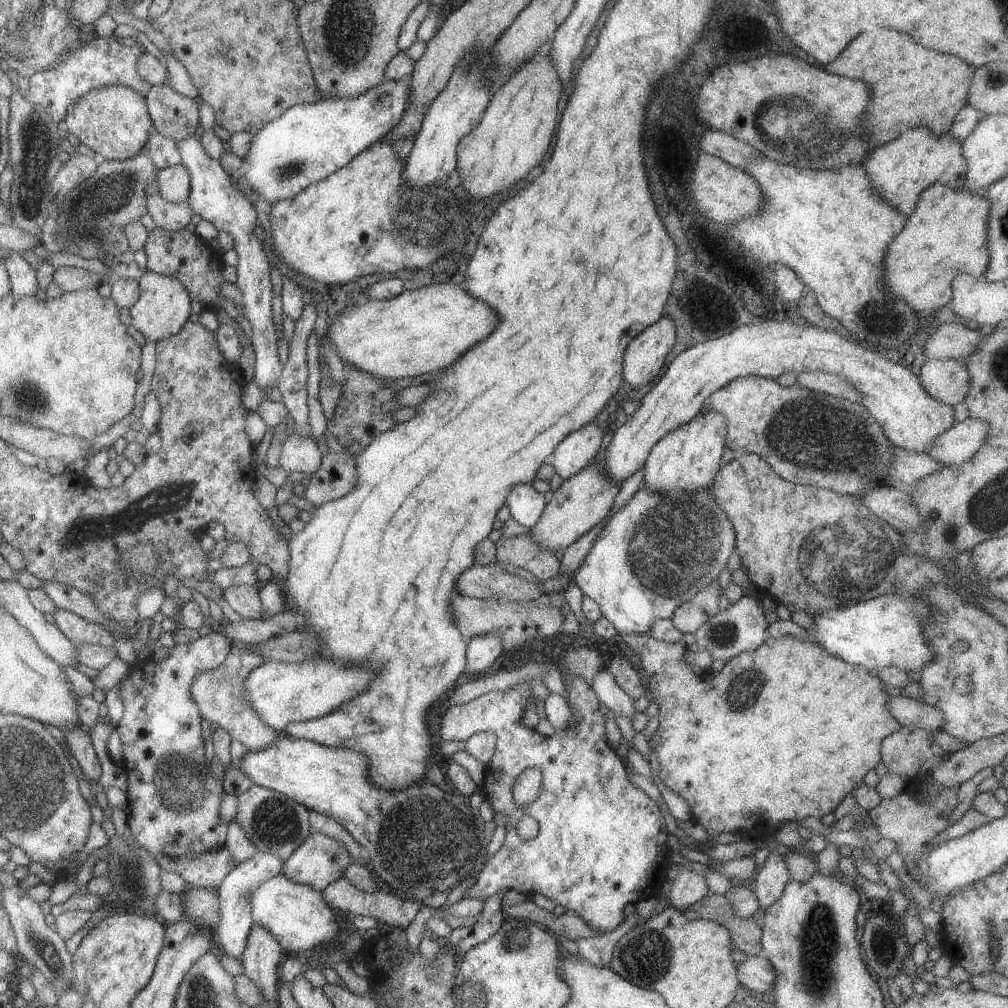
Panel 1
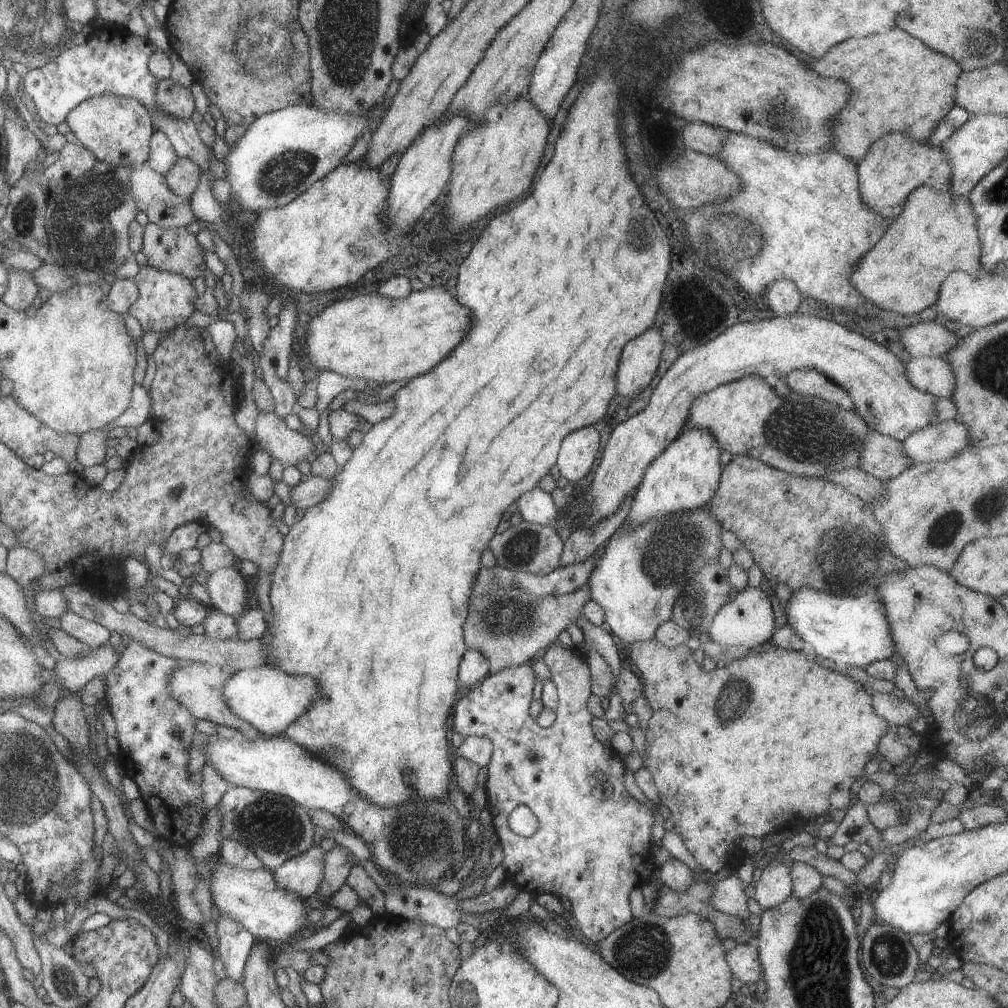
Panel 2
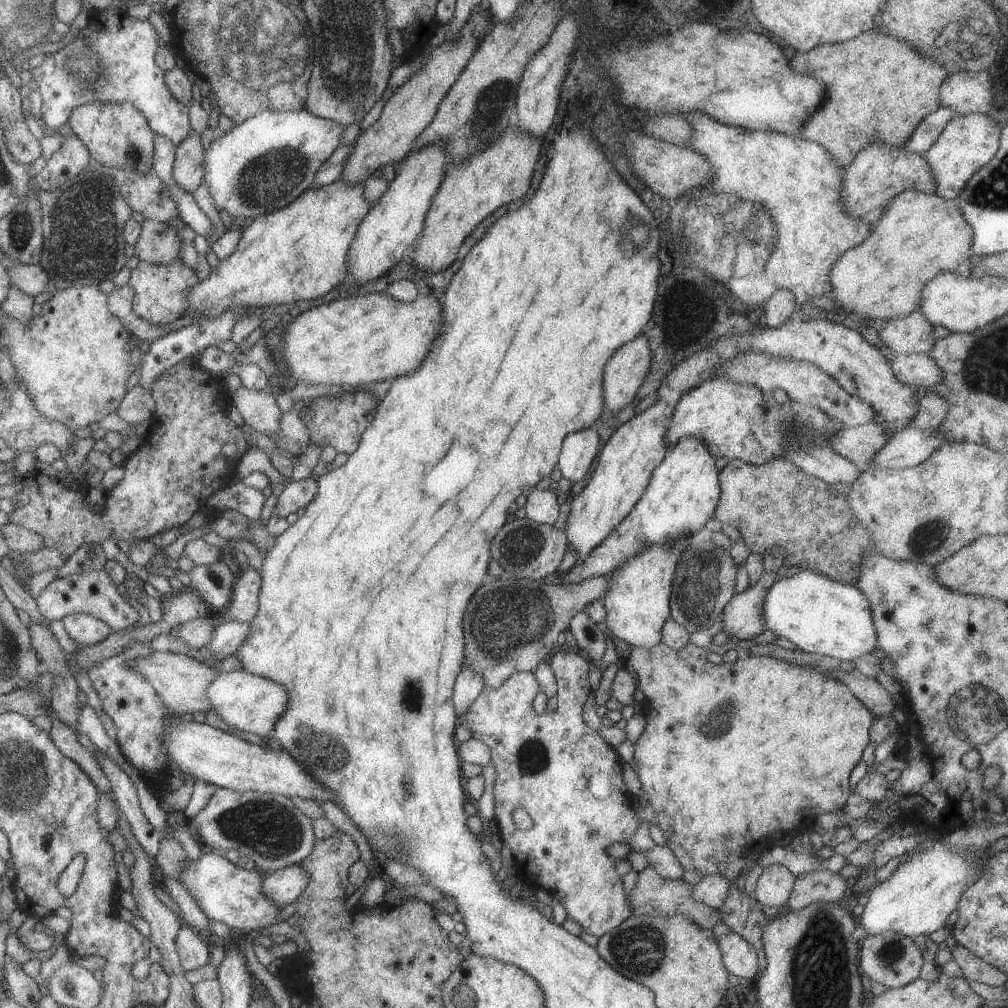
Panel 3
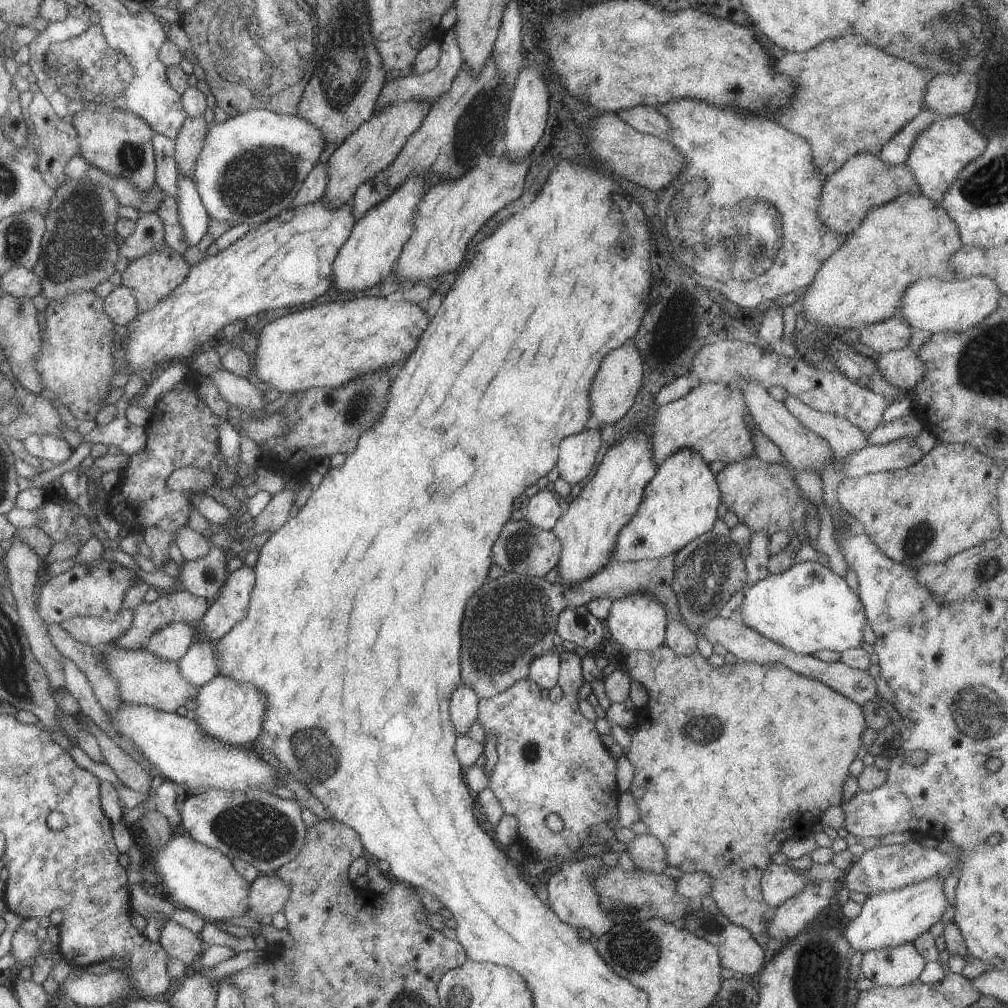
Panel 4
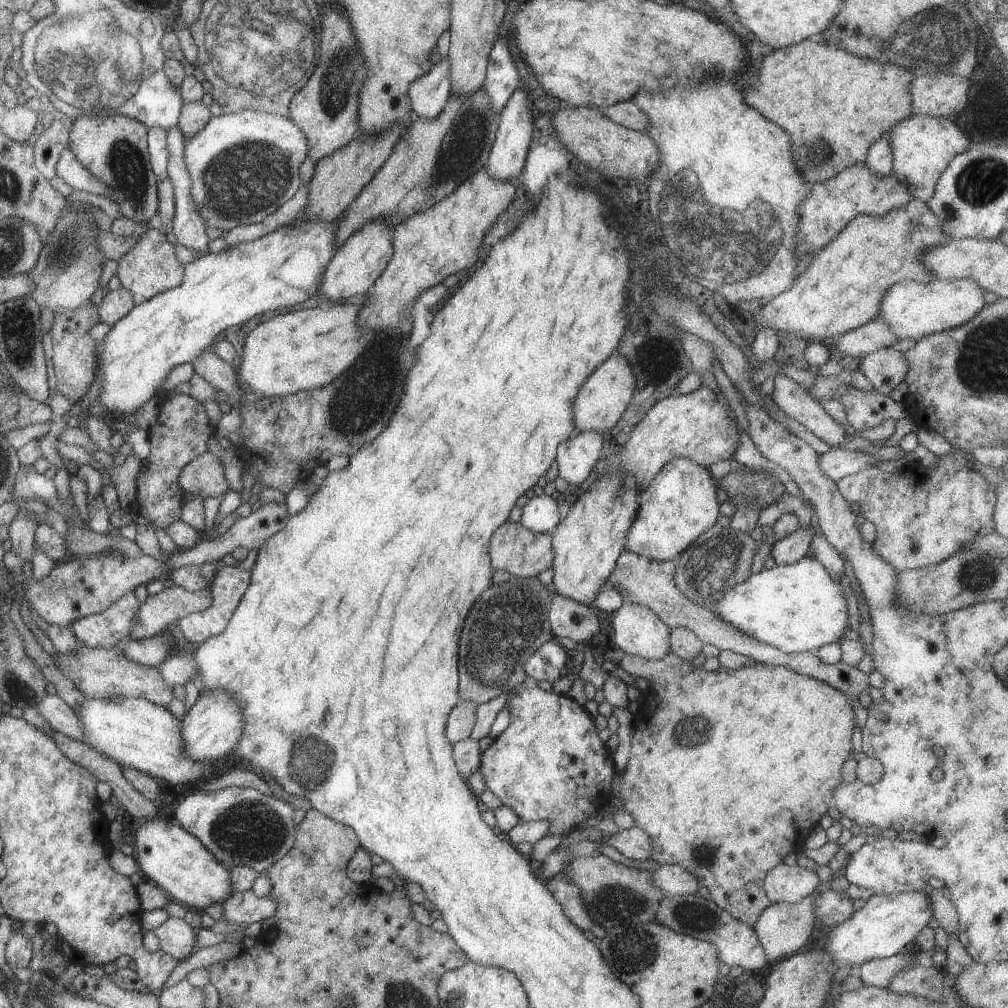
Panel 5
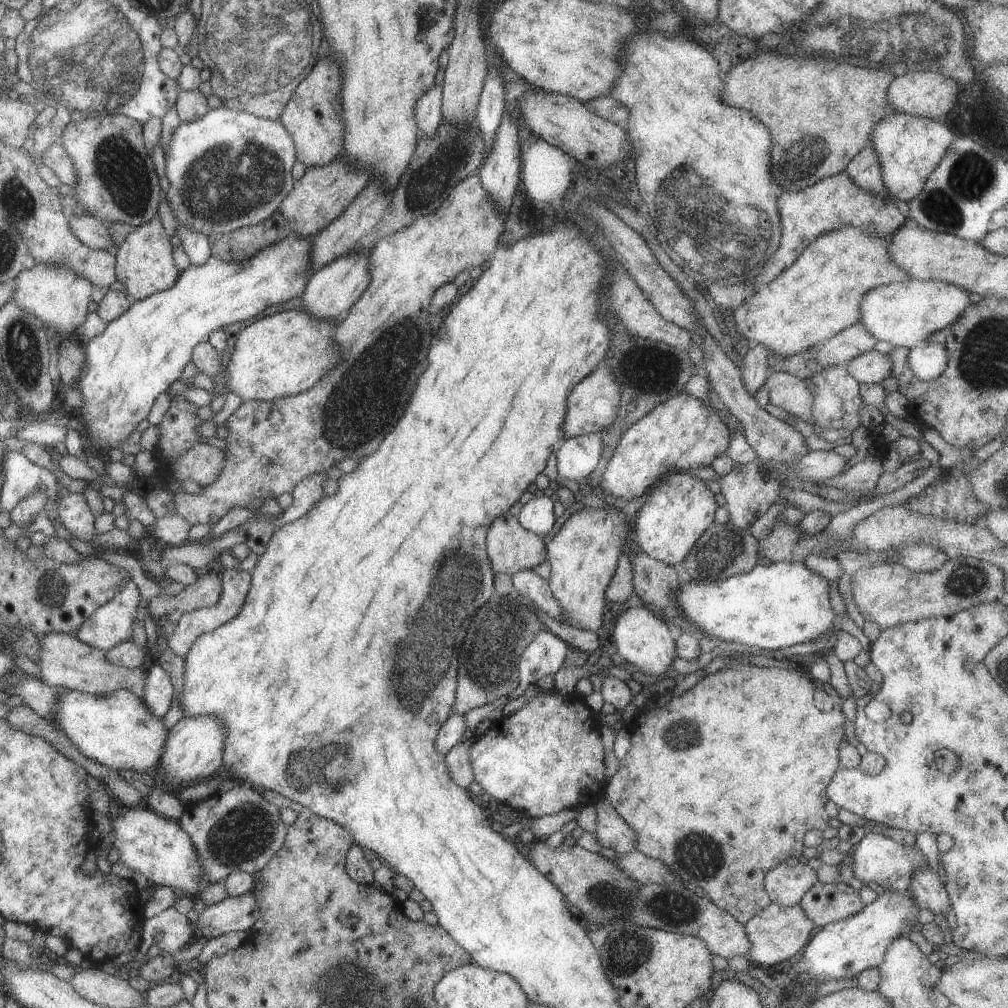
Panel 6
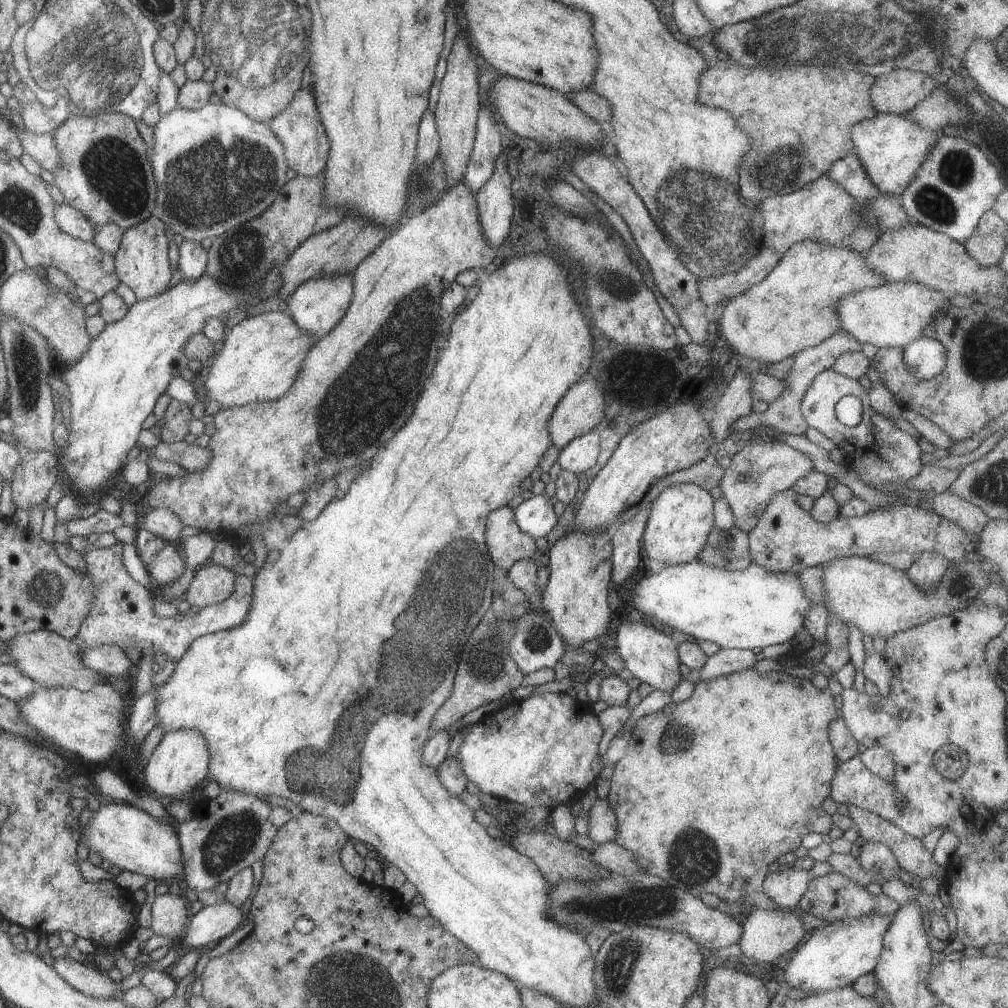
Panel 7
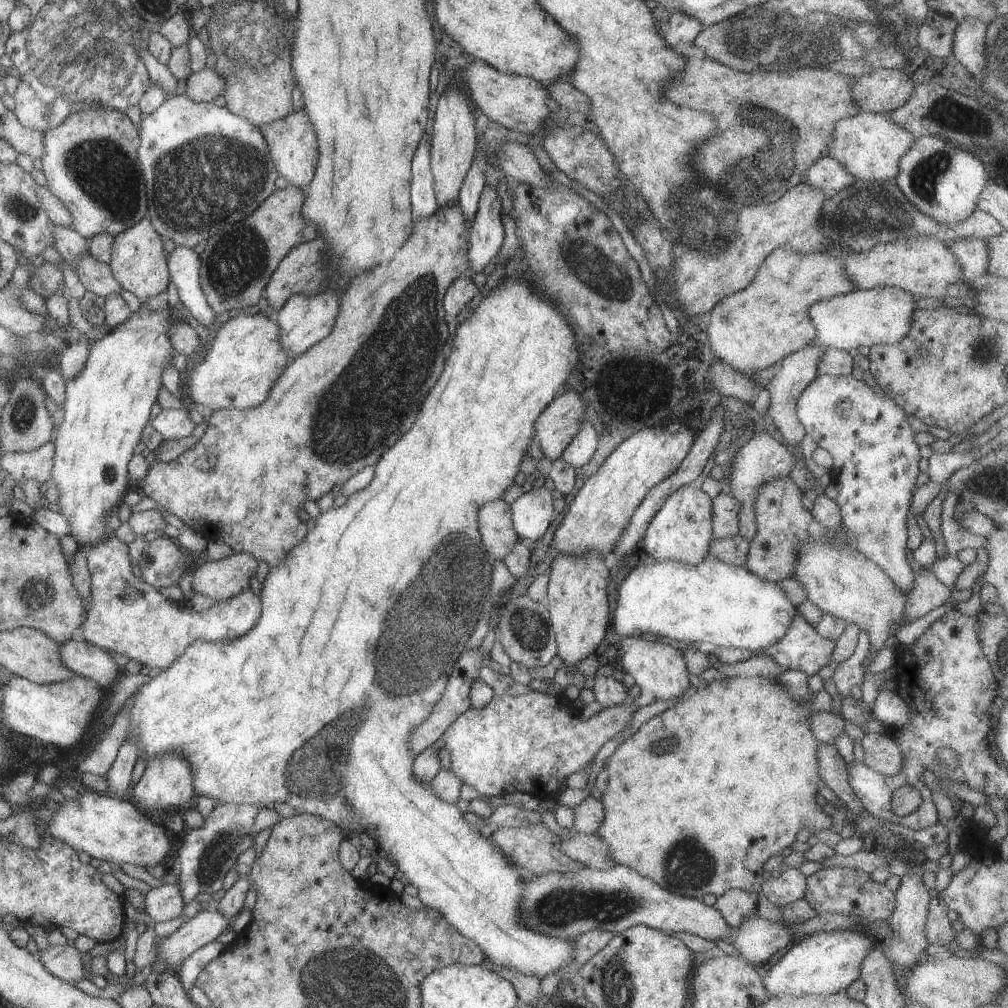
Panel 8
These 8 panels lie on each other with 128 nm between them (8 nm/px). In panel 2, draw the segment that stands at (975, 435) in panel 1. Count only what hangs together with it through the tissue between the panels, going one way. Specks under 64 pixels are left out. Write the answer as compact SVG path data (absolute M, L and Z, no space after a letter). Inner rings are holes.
M956 419L931 424L902 442L902 450L914 465L950 460L968 446L970 430Z

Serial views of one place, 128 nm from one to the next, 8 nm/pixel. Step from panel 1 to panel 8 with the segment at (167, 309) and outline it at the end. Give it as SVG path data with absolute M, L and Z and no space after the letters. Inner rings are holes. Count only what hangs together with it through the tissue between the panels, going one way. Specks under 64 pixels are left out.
M143 218L142 222L114 237L109 264L114 278L120 282L123 290L135 294L142 304L157 294L162 294L171 281L163 238L156 232L148 218Z

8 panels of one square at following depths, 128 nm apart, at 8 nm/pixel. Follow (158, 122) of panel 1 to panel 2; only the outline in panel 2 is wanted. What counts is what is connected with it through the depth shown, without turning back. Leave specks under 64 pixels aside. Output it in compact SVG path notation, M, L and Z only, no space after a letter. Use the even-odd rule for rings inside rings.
M172 78L159 80L156 88L156 108L178 120L190 120L194 113L194 96L189 88L176 84Z

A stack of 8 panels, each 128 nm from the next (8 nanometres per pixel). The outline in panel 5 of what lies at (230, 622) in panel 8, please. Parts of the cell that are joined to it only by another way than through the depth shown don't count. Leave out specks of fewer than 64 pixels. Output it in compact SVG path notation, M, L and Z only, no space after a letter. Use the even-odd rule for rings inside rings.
M221 564L216 573L216 578L214 578L210 586L212 589L212 604L204 612L192 613L179 620L178 625L181 627L186 640L197 646L208 640L208 638L212 638L212 636L222 634L226 630L230 619L234 616L234 611L241 603L250 583L251 571ZM134 591L128 592L104 612L72 622L70 630L90 648L121 646L131 634L132 620L137 616L140 604Z

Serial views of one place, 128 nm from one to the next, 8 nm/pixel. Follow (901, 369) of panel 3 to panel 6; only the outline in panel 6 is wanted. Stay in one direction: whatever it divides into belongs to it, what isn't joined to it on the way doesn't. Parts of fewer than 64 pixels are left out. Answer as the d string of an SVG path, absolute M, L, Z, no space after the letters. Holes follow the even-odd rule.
M877 350L865 352L857 356L854 360L847 362L846 367L848 372L850 372L859 383L881 383L886 378L892 376L892 370L894 370L890 356Z

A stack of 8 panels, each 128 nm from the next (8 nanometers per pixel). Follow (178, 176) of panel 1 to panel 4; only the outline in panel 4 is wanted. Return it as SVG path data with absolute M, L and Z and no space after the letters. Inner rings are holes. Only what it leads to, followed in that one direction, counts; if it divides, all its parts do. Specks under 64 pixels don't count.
M204 116L200 118L187 117L186 122L180 127L175 138L175 159L178 172L194 180L194 166L196 158L200 156L208 132L208 122Z

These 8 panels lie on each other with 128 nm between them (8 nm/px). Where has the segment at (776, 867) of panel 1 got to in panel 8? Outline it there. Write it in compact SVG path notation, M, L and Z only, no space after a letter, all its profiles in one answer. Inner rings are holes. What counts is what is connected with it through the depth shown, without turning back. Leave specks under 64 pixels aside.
M784 868L783 874L778 878L770 877L764 881L762 894L781 908L802 899L807 887L806 876L799 868Z

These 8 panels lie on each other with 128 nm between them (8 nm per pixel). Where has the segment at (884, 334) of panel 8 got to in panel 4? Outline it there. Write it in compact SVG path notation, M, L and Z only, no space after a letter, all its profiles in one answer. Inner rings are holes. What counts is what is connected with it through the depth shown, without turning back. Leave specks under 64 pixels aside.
M932 276L924 277L910 284L904 290L900 315L912 329L928 330L928 332L966 332L968 328L980 324L999 307L998 300L1002 292L996 282L988 277L973 276L960 280L942 280Z

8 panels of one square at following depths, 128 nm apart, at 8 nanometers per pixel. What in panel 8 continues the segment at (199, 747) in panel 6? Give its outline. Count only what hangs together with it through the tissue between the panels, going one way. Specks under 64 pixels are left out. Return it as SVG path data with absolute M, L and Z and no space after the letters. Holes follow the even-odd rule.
M162 754L152 756L147 762L144 775L134 786L134 798L131 802L152 820L158 820L167 813L178 813L179 808L194 798L192 768L182 754Z

